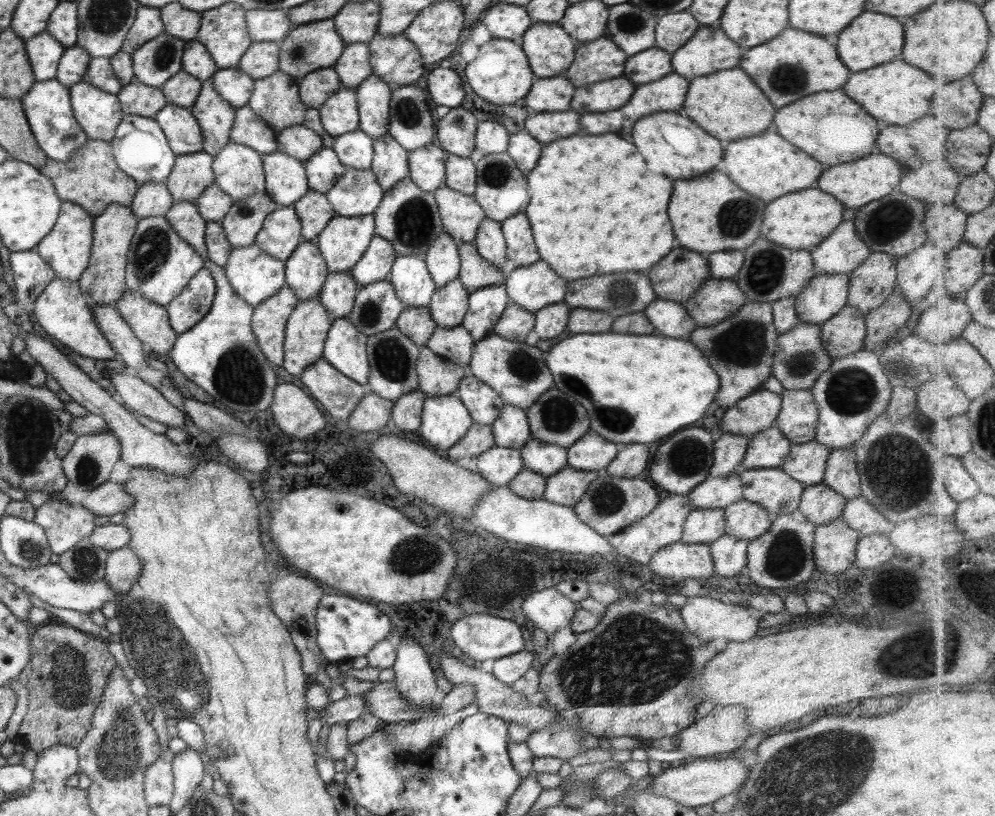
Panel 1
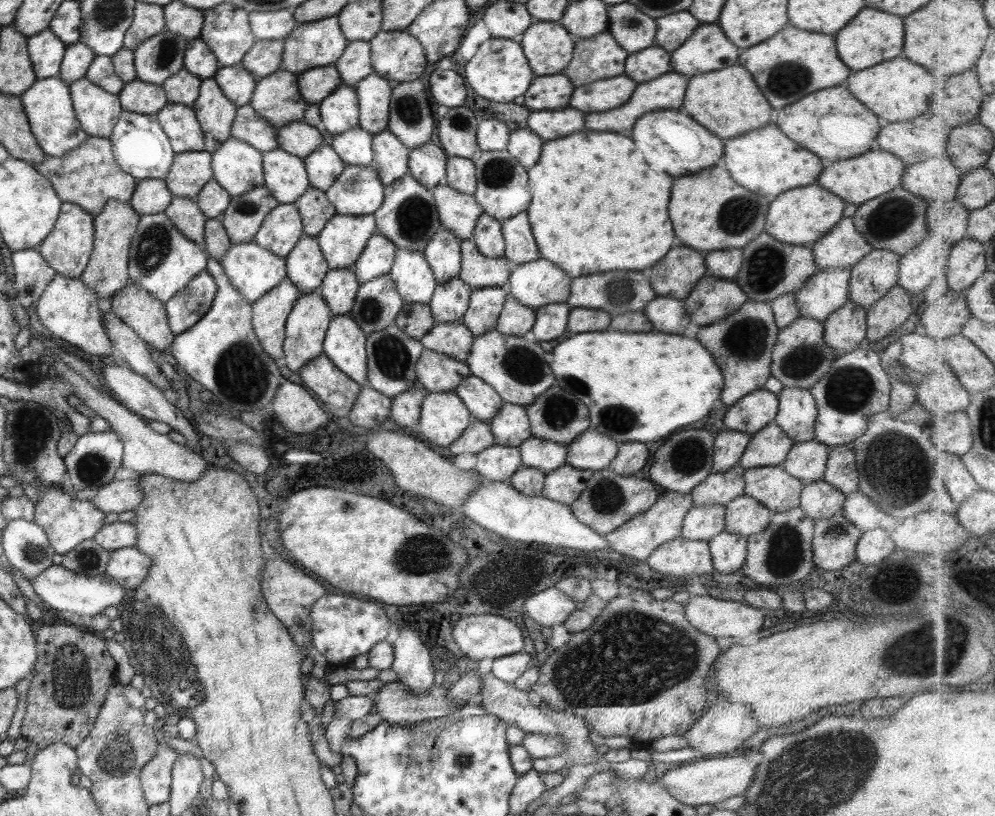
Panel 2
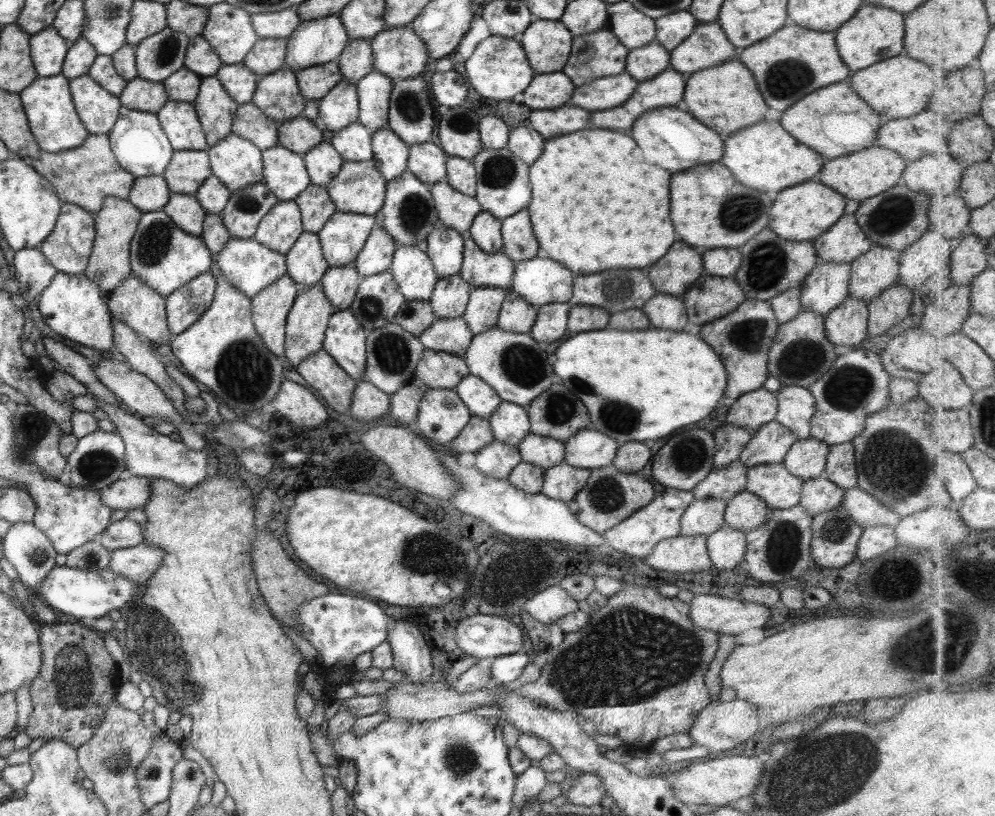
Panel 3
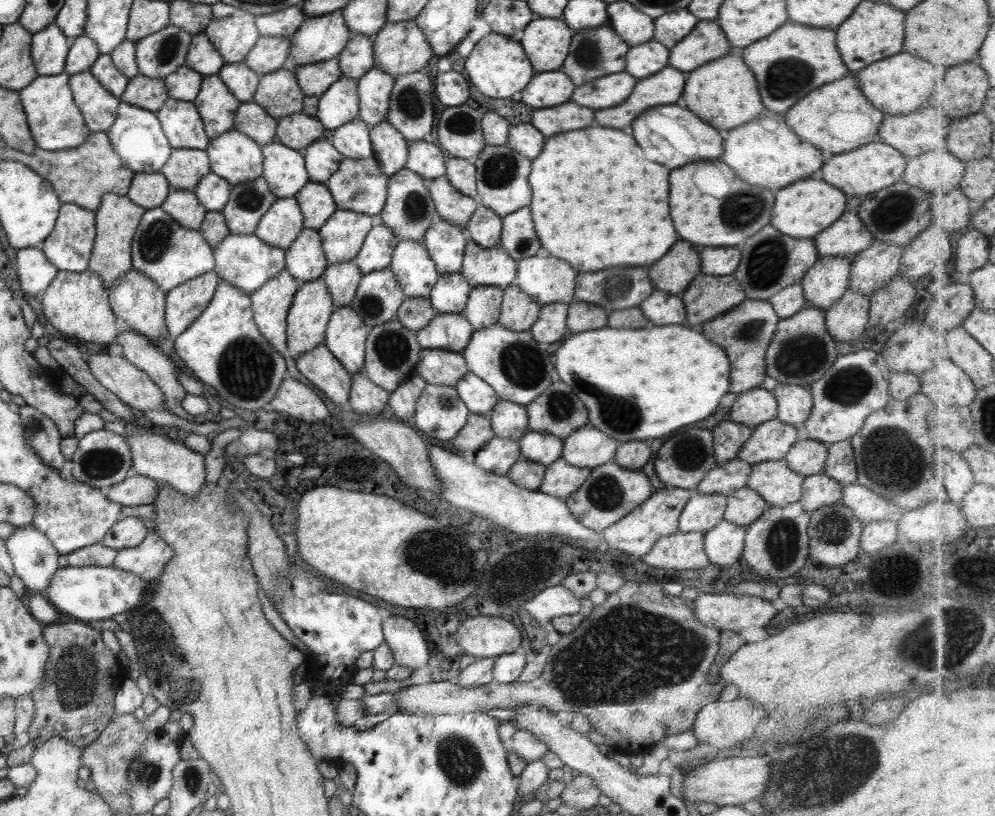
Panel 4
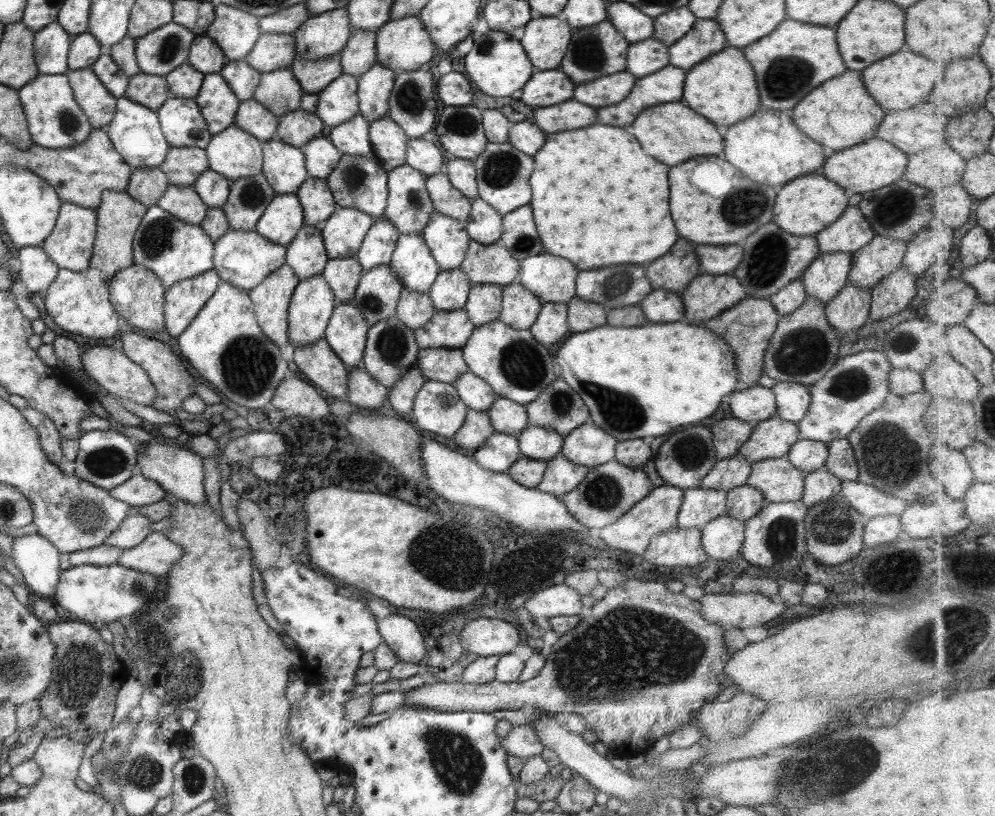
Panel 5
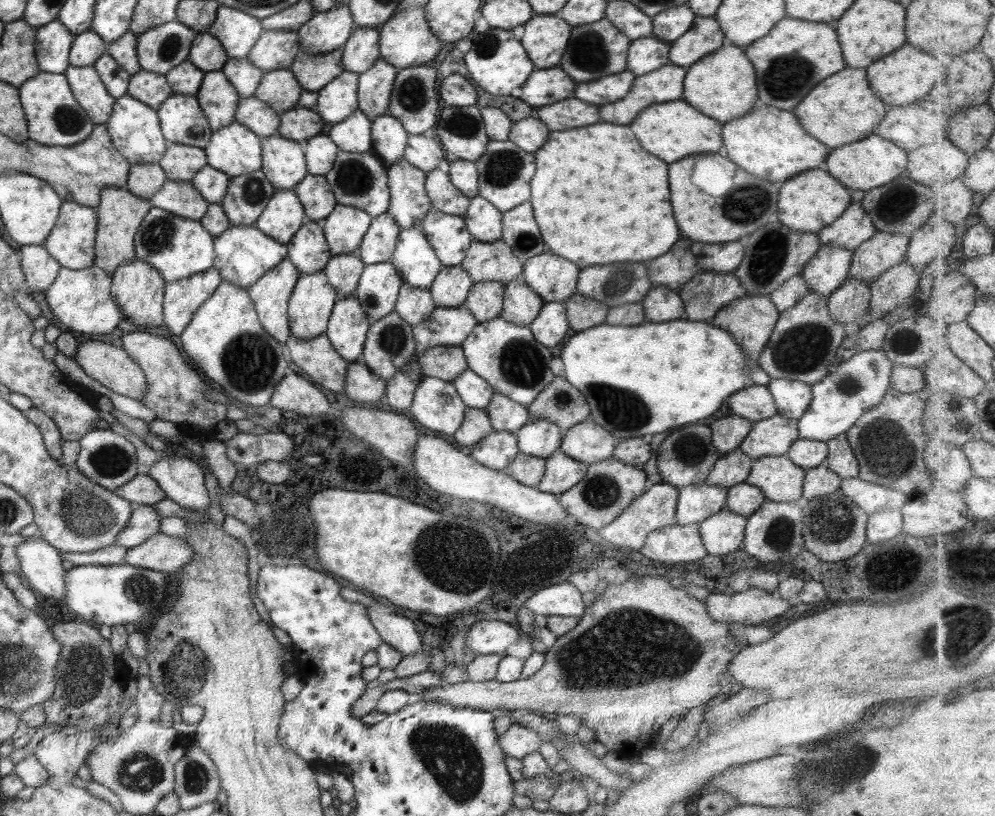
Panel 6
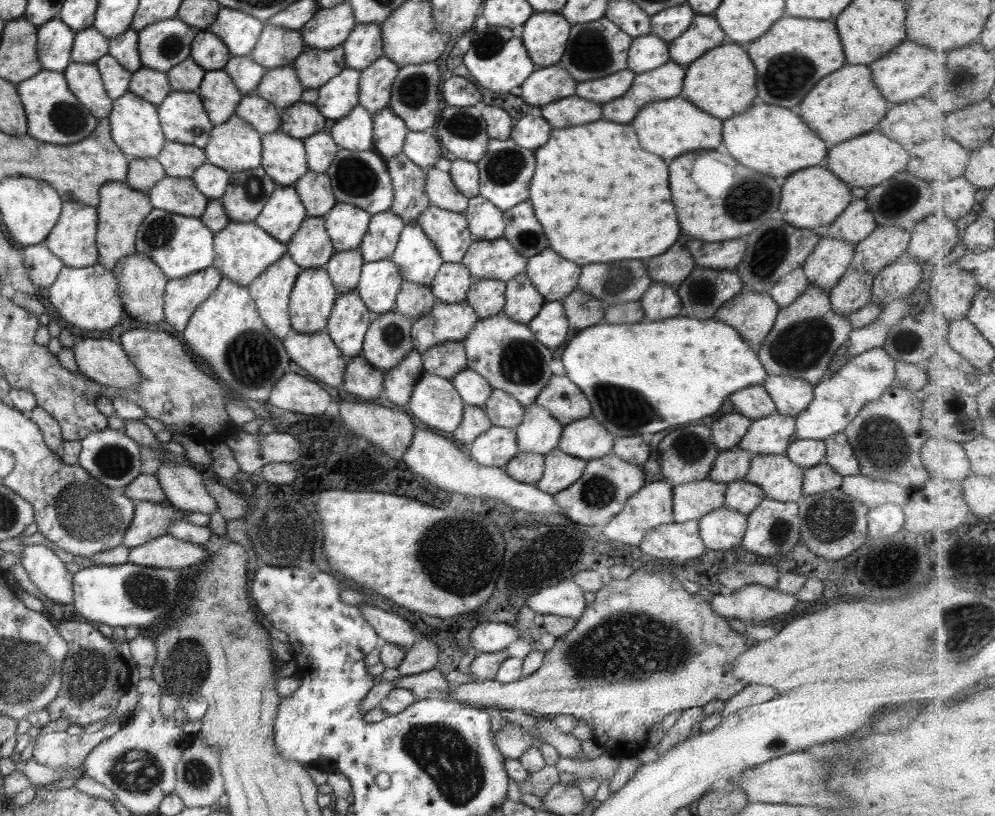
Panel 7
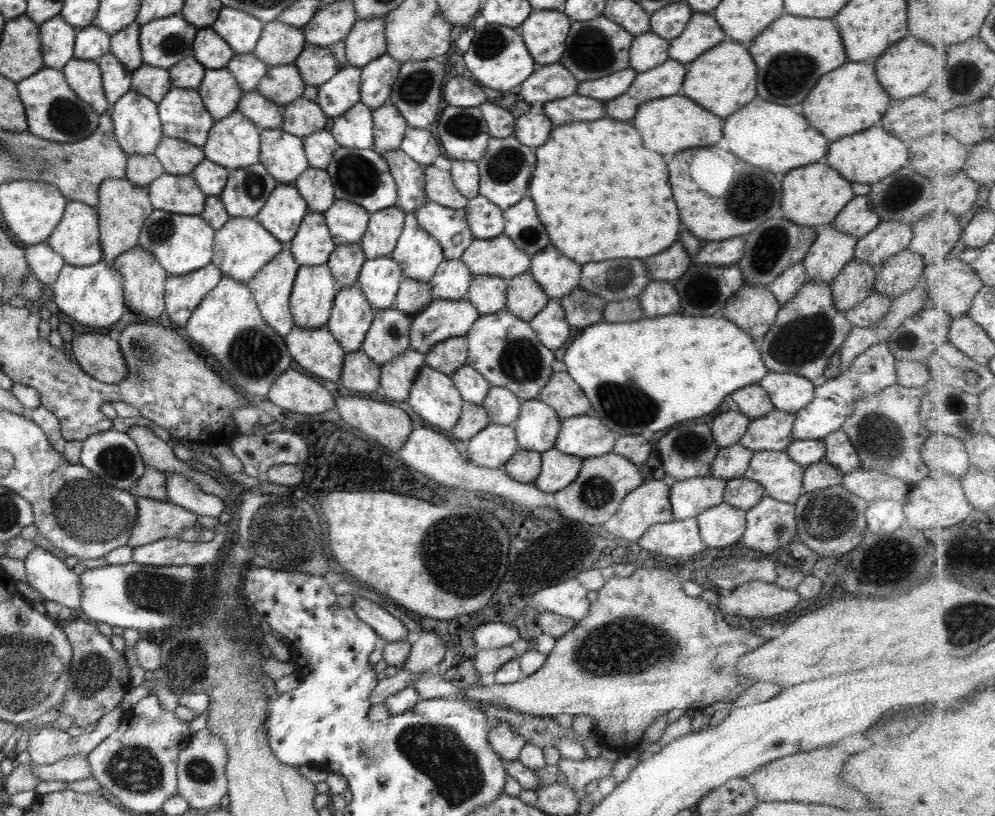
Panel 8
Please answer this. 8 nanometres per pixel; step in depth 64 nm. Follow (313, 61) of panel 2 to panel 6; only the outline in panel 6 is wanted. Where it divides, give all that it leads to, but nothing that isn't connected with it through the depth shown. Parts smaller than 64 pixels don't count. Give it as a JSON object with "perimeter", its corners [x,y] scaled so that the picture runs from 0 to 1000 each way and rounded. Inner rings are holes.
{"perimeter":[[[350,7],[317,16],[296,39],[301,50],[301,61],[317,66],[343,60],[355,34]]]}

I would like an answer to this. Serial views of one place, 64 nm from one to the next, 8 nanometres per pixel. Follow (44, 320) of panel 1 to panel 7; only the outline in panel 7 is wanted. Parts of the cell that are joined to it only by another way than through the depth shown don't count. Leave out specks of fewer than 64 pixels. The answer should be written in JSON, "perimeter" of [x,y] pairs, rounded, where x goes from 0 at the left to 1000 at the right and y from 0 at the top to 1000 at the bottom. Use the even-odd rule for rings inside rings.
{"perimeter":[[[99,322],[85,328],[64,326],[48,353],[48,368],[65,395],[81,404],[110,404],[118,397],[124,377],[118,358],[118,342]]]}

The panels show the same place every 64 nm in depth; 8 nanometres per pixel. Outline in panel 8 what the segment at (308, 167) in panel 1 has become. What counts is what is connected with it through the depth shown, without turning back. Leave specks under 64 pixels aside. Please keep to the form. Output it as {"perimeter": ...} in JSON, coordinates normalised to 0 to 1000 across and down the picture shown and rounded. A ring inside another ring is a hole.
{"perimeter":[[[326,158],[305,168],[304,175],[310,203],[321,208],[329,206],[337,183],[341,180],[333,163]]]}

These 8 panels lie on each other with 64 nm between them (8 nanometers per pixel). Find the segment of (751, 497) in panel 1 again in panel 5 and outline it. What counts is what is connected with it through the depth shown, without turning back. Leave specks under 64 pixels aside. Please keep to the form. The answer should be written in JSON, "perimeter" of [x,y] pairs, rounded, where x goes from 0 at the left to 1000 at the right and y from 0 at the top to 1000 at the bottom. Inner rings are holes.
{"perimeter":[[[790,560],[771,561],[754,569],[754,582],[750,594],[763,600],[769,616],[799,615],[806,610],[807,587],[810,580],[799,575]]]}

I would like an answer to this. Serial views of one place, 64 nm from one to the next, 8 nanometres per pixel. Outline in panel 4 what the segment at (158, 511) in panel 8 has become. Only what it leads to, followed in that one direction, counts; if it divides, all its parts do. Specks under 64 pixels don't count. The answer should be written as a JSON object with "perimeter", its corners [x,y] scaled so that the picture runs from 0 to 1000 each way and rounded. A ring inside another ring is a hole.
{"perimeter":[[[122,634],[99,664],[111,673],[134,672],[144,662],[146,645],[140,634]]]}

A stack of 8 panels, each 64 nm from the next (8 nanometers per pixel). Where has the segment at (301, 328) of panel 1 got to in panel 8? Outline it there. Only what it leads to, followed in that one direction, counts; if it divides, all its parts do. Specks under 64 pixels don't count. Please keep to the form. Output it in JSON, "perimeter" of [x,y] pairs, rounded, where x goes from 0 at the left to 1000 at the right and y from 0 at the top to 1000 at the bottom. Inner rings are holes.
{"perimeter":[[[328,322],[301,326],[289,365],[294,398],[307,403],[327,398],[338,357]]]}

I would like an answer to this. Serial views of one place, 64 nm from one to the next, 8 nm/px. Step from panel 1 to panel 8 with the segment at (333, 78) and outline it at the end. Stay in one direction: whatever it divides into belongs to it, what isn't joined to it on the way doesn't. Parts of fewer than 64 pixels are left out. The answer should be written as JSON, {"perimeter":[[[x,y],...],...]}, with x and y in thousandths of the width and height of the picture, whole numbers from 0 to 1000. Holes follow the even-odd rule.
{"perimeter":[[[345,50],[327,58],[308,53],[294,78],[306,105],[321,107],[349,81]]]}

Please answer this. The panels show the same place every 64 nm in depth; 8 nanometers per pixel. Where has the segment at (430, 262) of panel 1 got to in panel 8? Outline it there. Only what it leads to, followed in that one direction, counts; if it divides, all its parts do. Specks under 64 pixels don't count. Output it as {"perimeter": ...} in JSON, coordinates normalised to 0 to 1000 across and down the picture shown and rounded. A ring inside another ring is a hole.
{"perimeter":[[[429,245],[416,260],[420,277],[443,303],[445,317],[461,317],[474,298],[474,287],[467,271],[467,256],[450,256]]]}

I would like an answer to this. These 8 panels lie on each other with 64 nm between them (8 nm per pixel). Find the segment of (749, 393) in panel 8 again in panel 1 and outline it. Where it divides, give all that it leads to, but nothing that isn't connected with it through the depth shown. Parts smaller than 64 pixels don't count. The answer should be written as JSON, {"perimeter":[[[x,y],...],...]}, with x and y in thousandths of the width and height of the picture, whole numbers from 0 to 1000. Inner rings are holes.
{"perimeter":[[[764,477],[726,504],[723,527],[738,534],[749,534],[753,540],[759,532],[778,522],[784,498],[784,484]]]}

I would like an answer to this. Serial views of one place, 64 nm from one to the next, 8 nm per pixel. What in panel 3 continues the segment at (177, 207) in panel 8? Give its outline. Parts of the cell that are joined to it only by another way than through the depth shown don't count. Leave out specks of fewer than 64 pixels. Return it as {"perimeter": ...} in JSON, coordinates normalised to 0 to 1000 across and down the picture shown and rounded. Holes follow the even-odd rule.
{"perimeter":[[[171,237],[163,257],[181,282],[202,289],[205,260],[196,241],[189,238]]]}

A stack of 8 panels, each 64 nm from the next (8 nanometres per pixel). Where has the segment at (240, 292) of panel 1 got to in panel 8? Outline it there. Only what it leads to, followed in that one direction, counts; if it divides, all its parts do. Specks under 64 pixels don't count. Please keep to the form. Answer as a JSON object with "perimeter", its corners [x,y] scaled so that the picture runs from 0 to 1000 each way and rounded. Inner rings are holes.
{"perimeter":[[[230,266],[222,281],[215,283],[212,322],[222,332],[224,339],[233,341],[246,349],[258,331],[280,310],[282,303],[284,299],[263,279],[255,266]]]}

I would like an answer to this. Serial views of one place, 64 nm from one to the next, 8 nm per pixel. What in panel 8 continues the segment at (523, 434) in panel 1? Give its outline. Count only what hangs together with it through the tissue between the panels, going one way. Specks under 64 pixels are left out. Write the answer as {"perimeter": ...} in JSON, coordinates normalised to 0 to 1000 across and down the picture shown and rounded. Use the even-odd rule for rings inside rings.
{"perimeter":[[[492,473],[482,495],[492,518],[516,522],[523,504],[524,491],[514,479],[503,473]]]}

